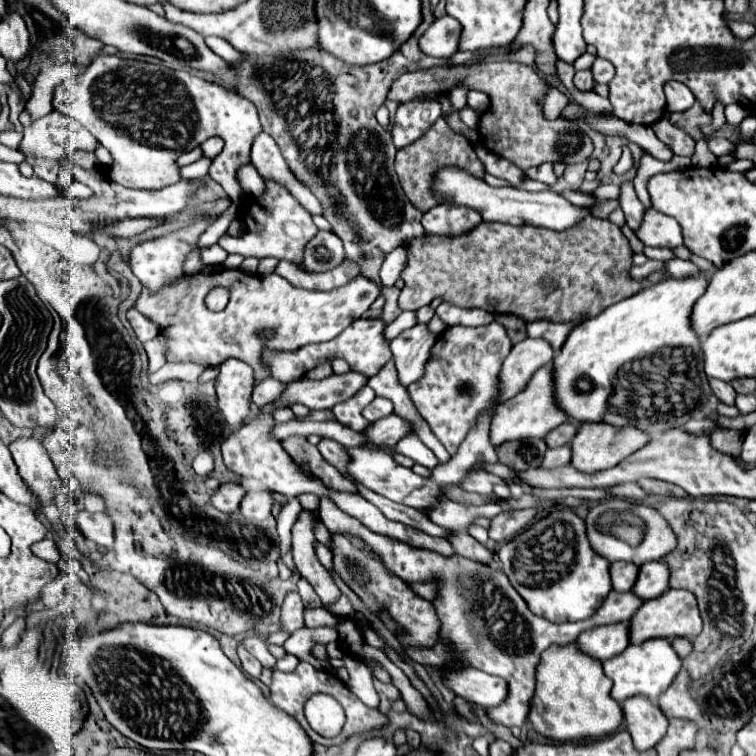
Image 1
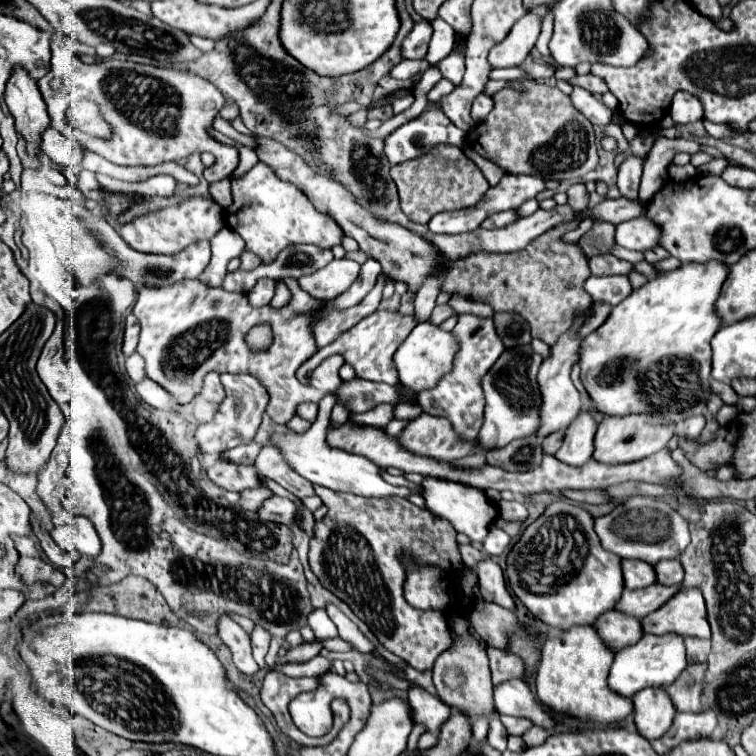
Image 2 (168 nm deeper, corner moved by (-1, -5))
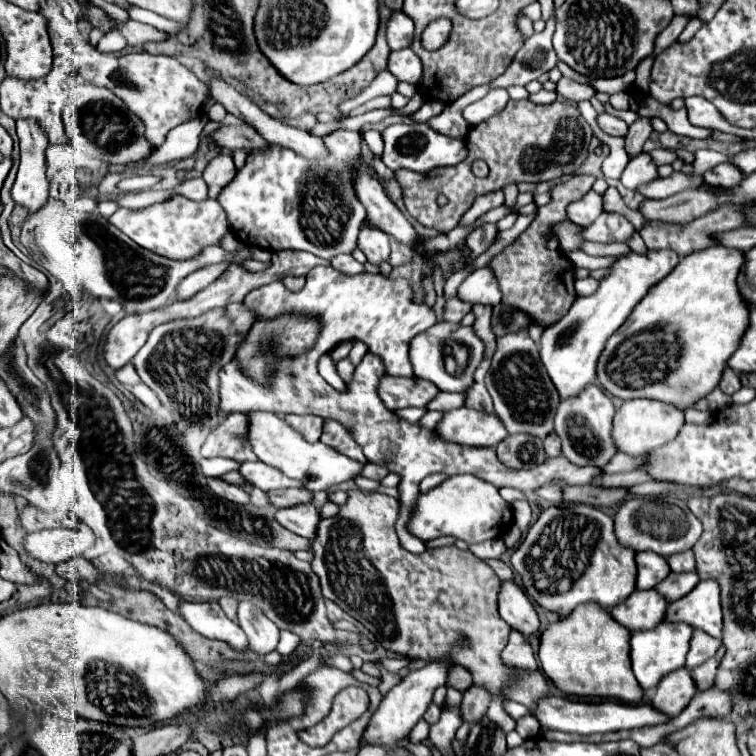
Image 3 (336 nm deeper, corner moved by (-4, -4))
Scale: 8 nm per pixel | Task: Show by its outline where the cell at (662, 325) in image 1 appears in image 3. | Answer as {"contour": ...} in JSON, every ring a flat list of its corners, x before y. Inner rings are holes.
{"contour":[[709,246,697,254,683,256,675,270,661,280,653,290,649,290,647,298,643,298,633,314,627,318,625,326,609,338,599,364,597,378,601,386,621,400,629,398,653,398,665,400,669,404,689,408,695,400,707,396,713,388,717,388,721,374,727,366,731,354,739,348,739,342,749,326,749,302,741,296,737,288,737,274,743,264,743,252,725,246]]}

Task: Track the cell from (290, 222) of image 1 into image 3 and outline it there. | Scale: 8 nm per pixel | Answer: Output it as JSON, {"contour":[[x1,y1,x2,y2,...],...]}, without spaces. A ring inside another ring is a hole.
{"contour":[[337,130,321,140,327,148,327,156,323,160,303,158,293,150,275,144,269,144,265,150,253,150,247,156,243,168,239,168,233,182,229,182,229,186,219,196,219,204,227,212,229,224,243,244,257,246,269,252,305,250,325,260,331,260,337,254,351,254,357,248,357,234,363,220,367,218,367,212,359,202,353,186,353,172,363,166,363,136,361,132]]}

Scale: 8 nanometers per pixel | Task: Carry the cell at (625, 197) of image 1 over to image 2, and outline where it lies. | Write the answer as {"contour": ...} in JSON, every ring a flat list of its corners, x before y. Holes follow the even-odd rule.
{"contour":[[628,157,618,167,618,189,624,199,638,201,640,177,642,177,642,159,638,159,638,157]]}

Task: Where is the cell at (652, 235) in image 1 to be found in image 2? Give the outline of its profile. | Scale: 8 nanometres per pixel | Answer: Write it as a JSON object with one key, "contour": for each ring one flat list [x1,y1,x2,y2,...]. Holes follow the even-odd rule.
{"contour":[[642,211,642,215,636,219,616,225,616,243,626,249,634,251,654,249,660,245,660,237,662,237,660,225,650,221,646,211]]}

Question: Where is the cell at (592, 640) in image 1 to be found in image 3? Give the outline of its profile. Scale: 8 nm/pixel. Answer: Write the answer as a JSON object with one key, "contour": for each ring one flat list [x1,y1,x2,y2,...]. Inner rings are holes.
{"contour":[[635,590,627,600,611,608,611,616,631,632,649,630,663,622,669,602,657,590]]}

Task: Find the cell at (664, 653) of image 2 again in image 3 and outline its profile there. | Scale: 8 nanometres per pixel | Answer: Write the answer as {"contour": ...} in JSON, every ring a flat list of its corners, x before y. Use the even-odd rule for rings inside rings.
{"contour":[[663,620,653,630,639,630,637,634,631,634,631,664,633,674,637,682,649,690,655,688,663,676,667,676,673,670,679,670,685,666,685,656,689,652,689,640,693,636,693,628,683,622,667,622]]}

